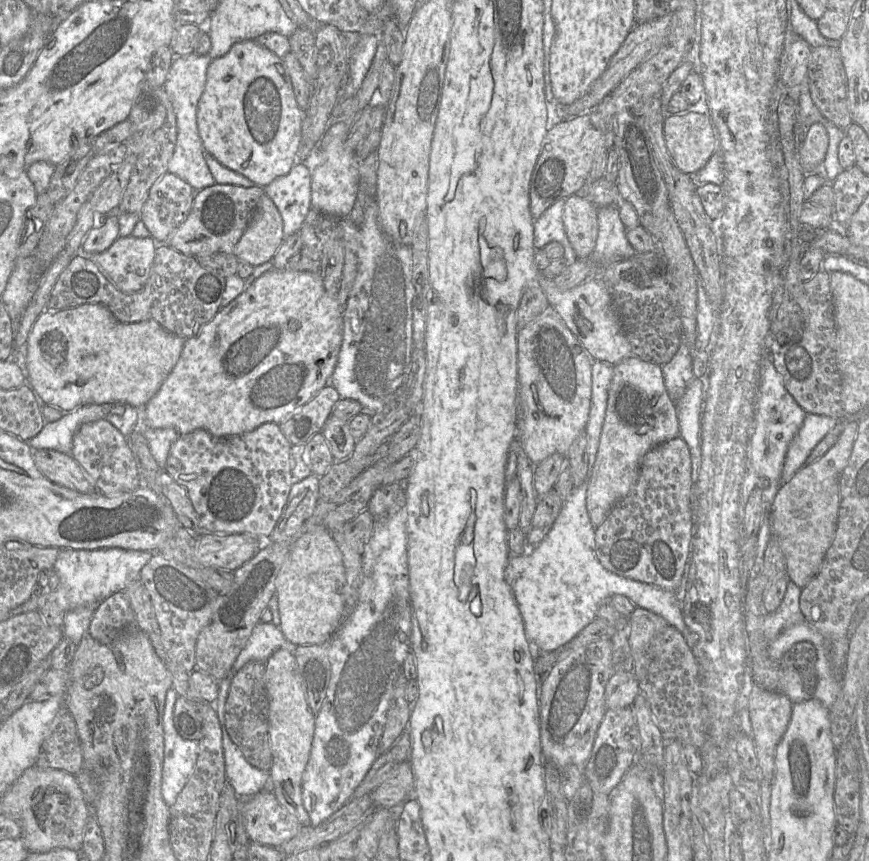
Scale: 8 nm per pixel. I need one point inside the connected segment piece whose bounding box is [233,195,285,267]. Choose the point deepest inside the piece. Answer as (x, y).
(263, 236)

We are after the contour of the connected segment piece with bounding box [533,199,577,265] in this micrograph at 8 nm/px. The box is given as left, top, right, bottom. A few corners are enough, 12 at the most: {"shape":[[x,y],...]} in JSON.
{"shape":[[565,199],[534,221],[533,246],[560,243],[570,265],[577,256],[563,227]]}

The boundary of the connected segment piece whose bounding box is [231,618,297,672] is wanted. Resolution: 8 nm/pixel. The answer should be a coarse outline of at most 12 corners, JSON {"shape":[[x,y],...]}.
{"shape":[[258,622],[231,672],[250,661],[266,662],[278,649],[297,645],[281,629]]}

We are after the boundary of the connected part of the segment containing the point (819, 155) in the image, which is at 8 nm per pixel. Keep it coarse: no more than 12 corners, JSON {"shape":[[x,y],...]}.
{"shape":[[812,124],[800,149],[806,173],[823,163],[829,144],[826,128]]}

